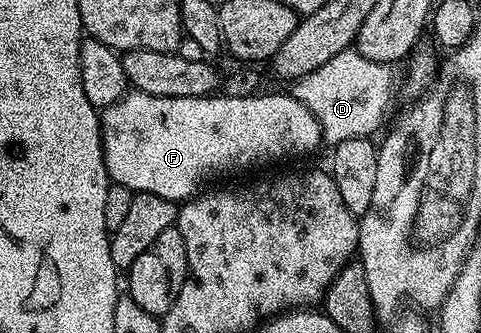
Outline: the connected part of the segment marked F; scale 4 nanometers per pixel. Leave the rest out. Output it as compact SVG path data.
M127 91L112 106L101 109L102 149L111 181L131 193L147 192L175 202L185 202L201 193L205 180L226 172L235 164L238 168L254 168L257 164L274 164L289 156L306 156L323 147L320 122L294 96L278 92L232 97L225 94L160 98L156 94Z

